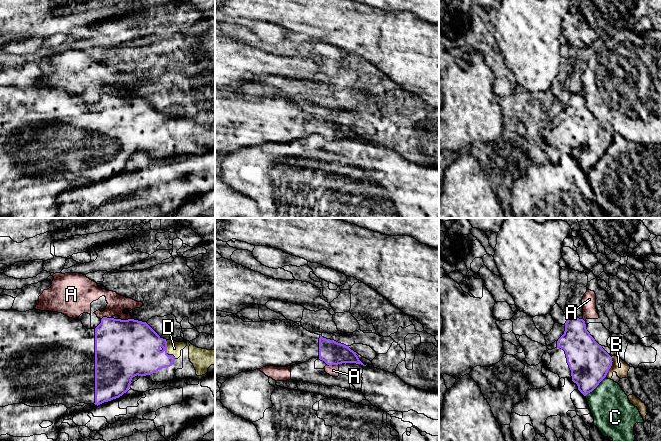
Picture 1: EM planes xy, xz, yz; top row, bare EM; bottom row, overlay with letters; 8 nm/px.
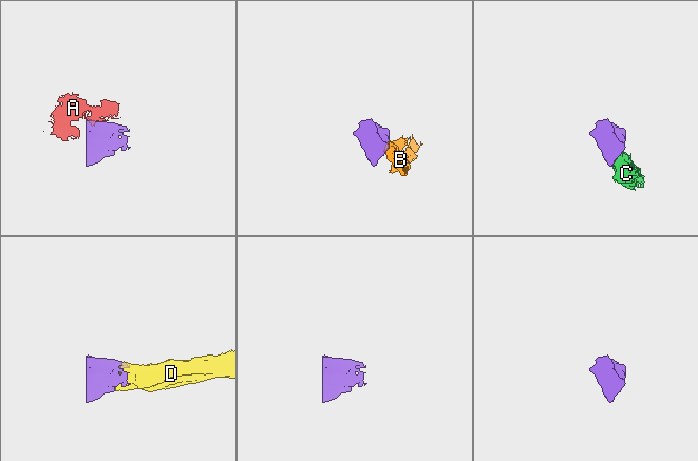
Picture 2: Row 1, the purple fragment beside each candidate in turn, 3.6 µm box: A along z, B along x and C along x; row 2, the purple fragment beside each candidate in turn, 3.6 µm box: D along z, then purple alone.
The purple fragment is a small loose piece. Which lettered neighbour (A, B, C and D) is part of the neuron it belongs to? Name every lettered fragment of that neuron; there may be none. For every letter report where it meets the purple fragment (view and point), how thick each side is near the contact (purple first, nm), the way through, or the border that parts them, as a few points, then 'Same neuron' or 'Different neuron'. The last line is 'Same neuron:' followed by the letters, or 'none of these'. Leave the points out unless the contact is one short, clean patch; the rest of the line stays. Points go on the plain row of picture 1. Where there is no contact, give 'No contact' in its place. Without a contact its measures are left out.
A: Touches purple at xy (106, 93). Thickness 400 nm (purple) against 190 nm. Boundary: xy (112, 93), (103, 93), (101, 95). Different neuron
B: Touches purple at yz (611, 141). Thickness 320 nm (purple) against 120 nm. Boundary: yz (611, 132), (611, 143), (605, 152). Different neuron
C: Touches purple at yz (595, 163). Thickness 320 nm (purple) against 320 nm. Boundary: yz (605, 152), (585, 171). Different neuron
D: Touches purple at xy (166, 127). Thickness 400 nm (purple) against 120 nm. Same neuron
Same neuron: D

